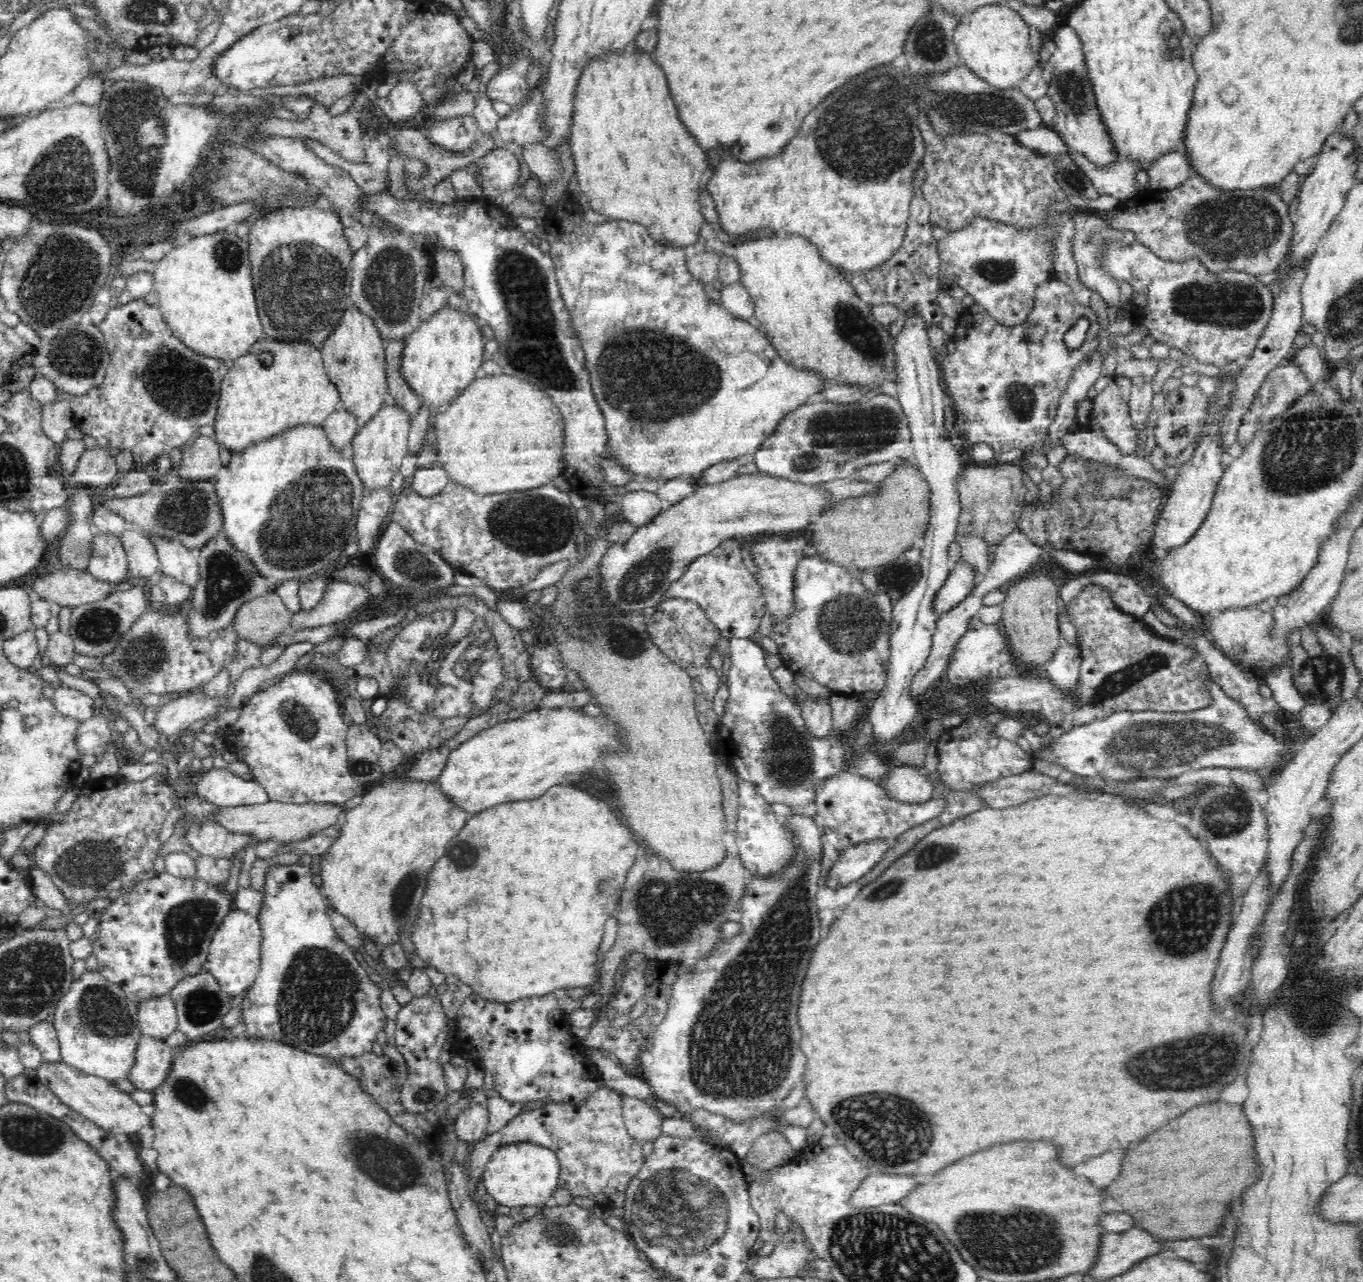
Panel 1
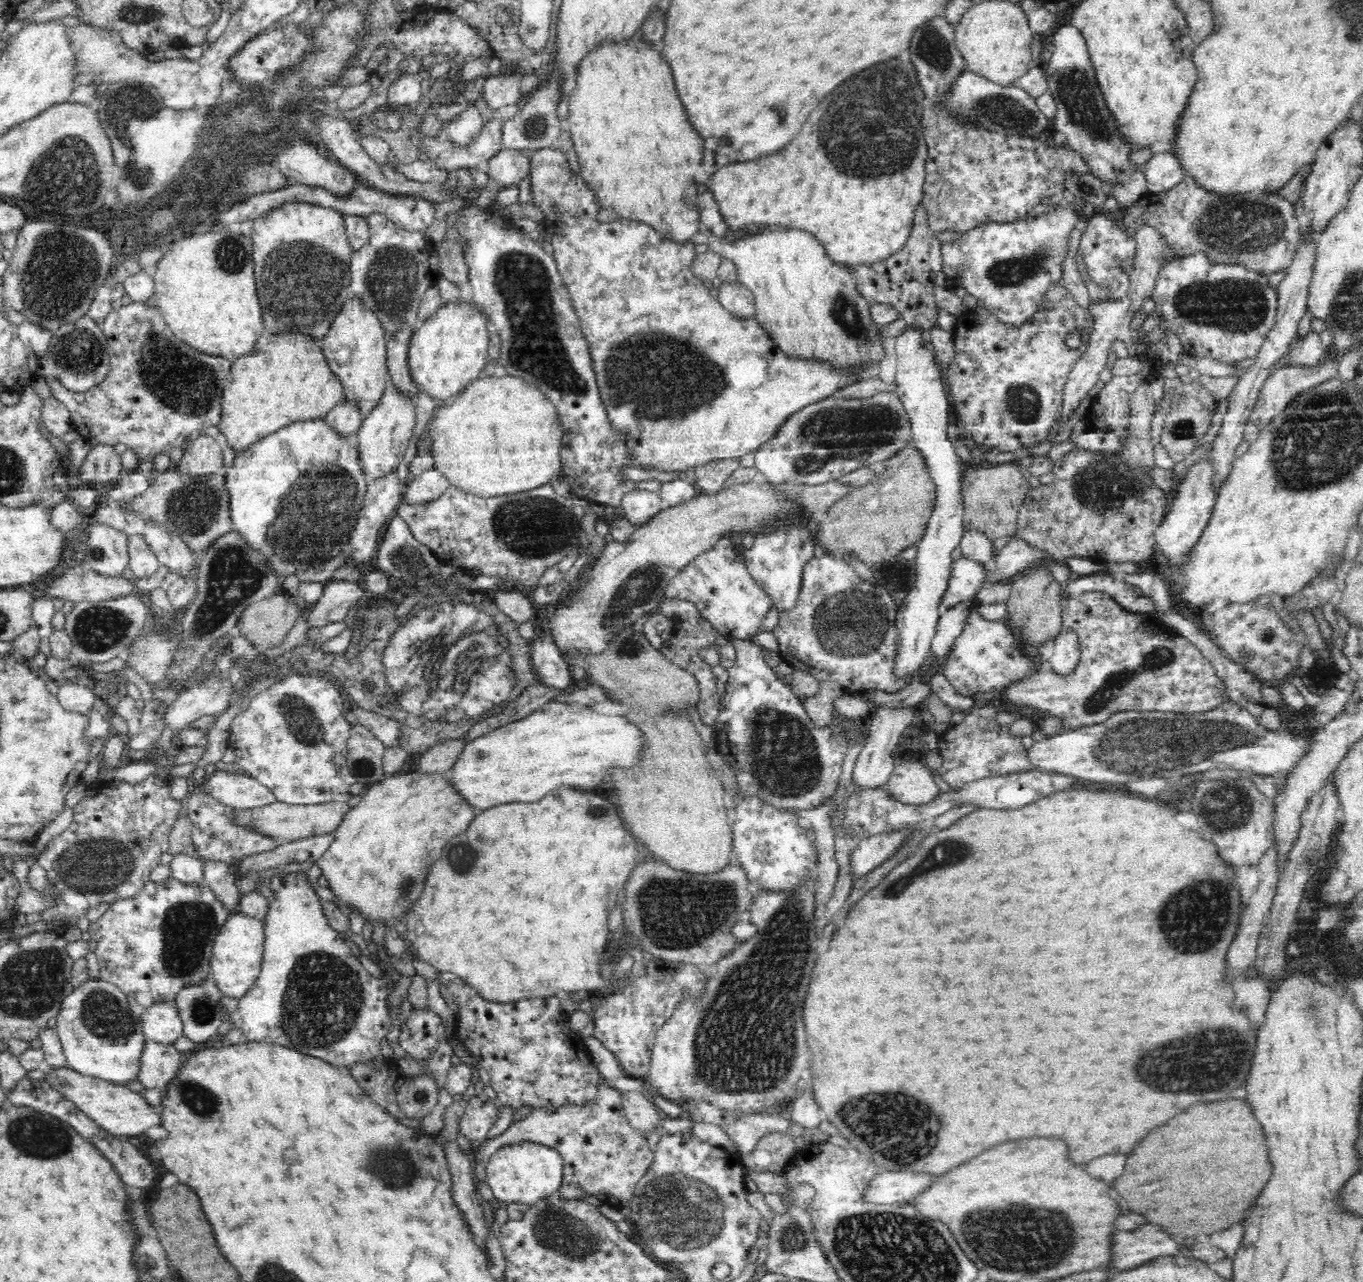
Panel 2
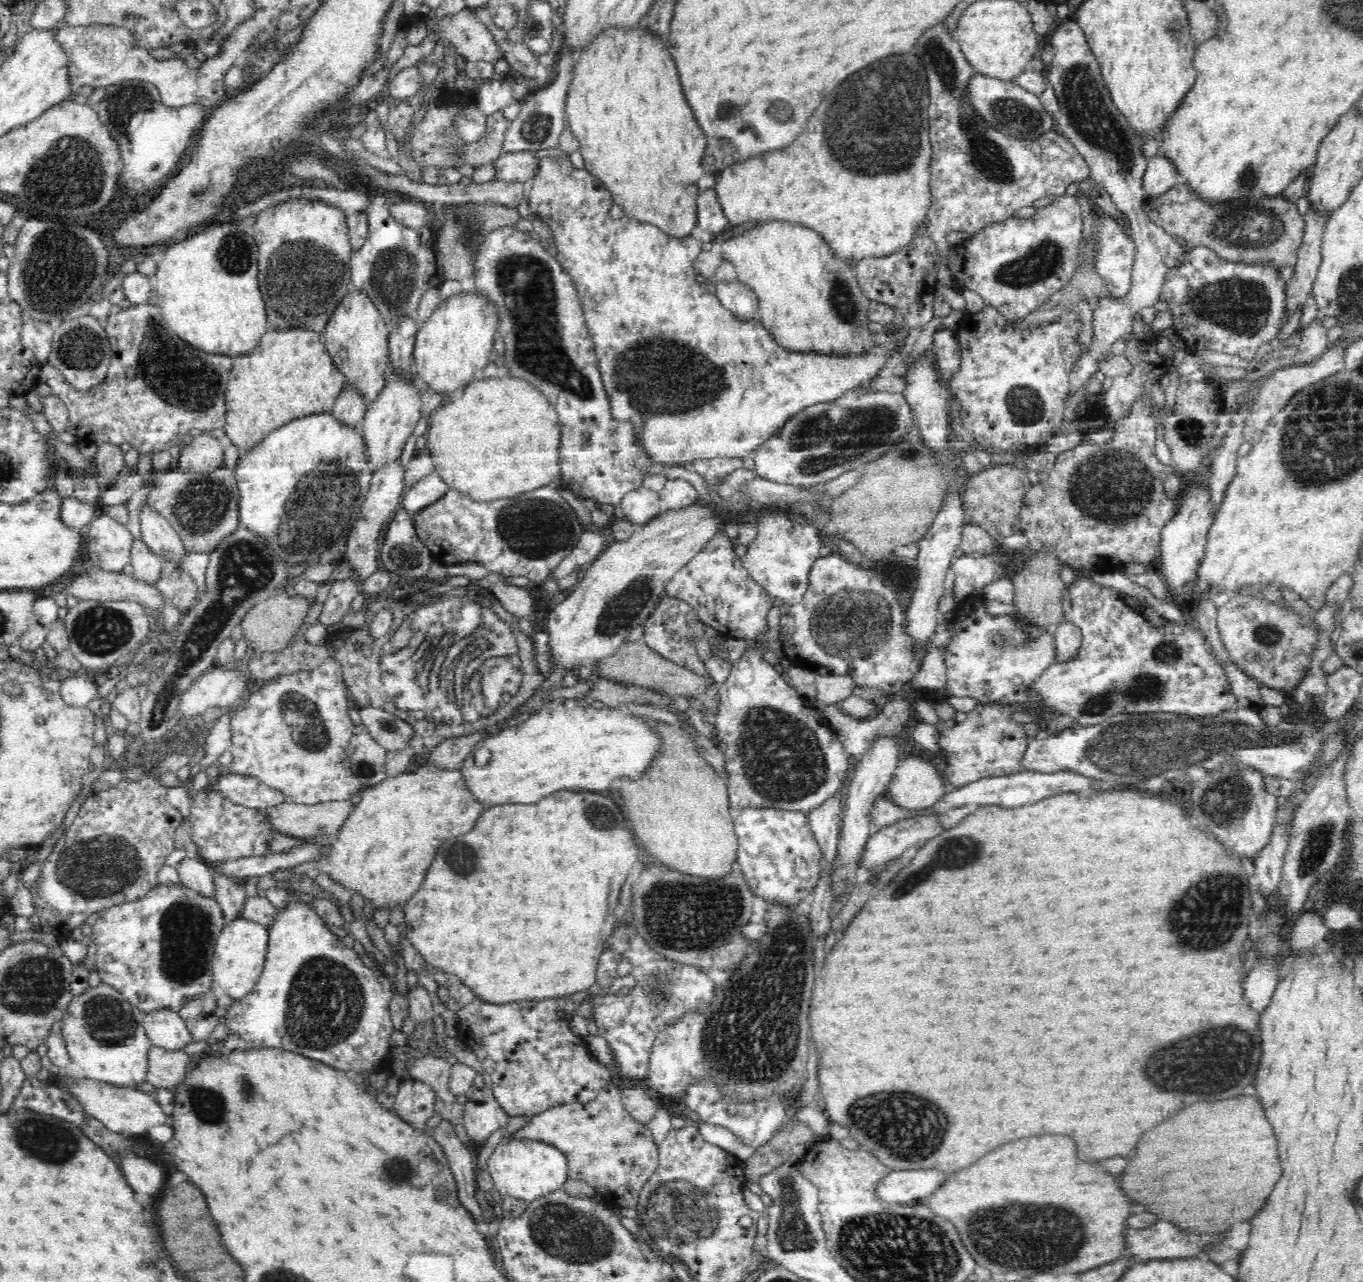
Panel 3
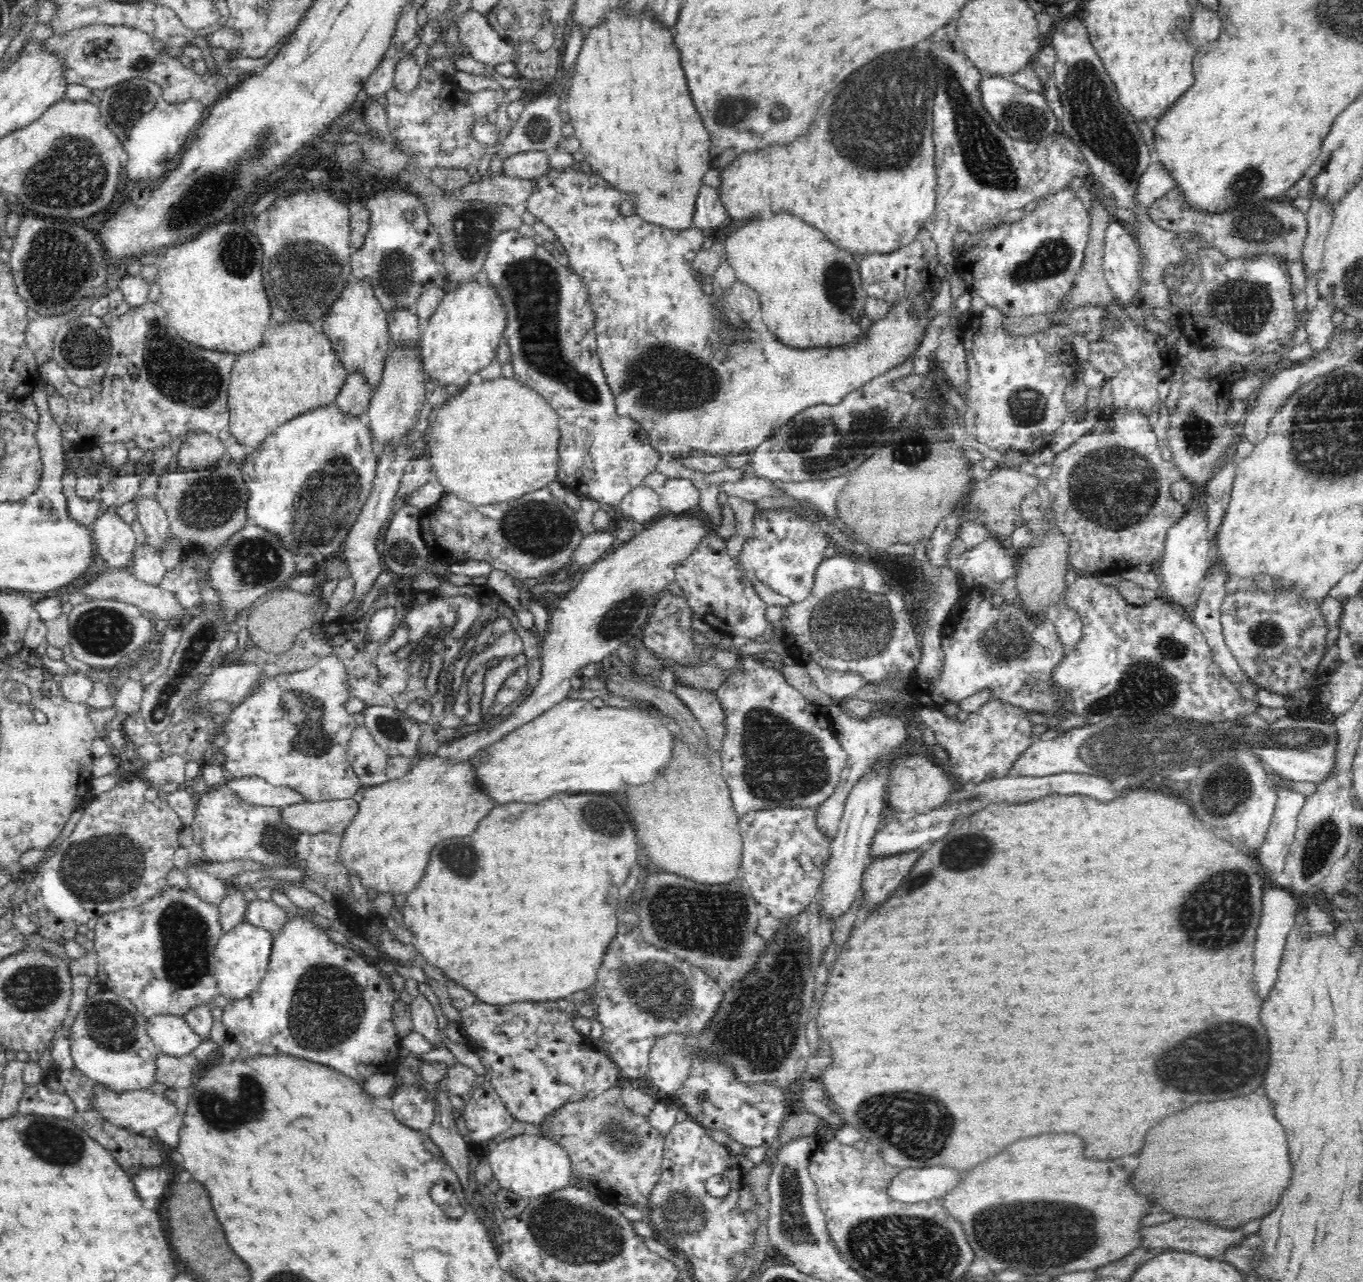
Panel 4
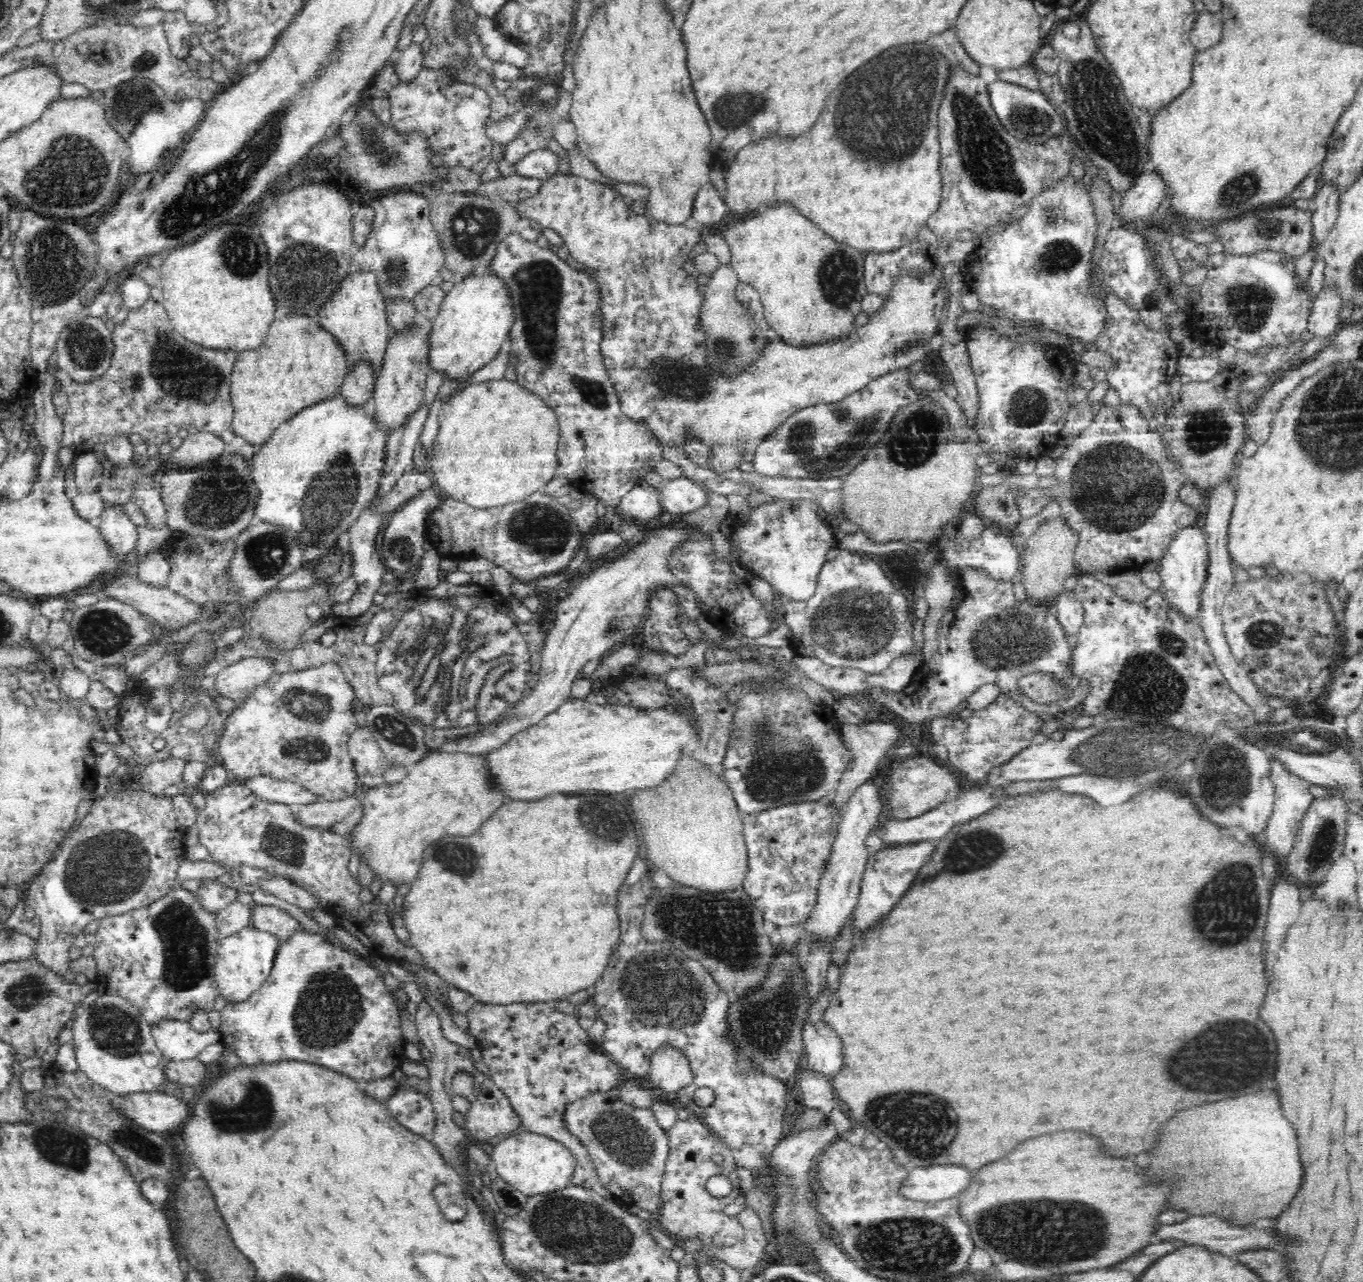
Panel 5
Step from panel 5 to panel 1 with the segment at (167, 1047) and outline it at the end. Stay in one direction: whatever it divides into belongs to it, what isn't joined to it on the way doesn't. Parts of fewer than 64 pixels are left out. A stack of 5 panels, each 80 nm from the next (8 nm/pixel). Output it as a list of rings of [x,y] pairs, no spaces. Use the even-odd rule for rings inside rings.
[[[171,995],[146,1000],[137,1009],[142,1034],[163,1041],[178,1030],[178,1015]]]

